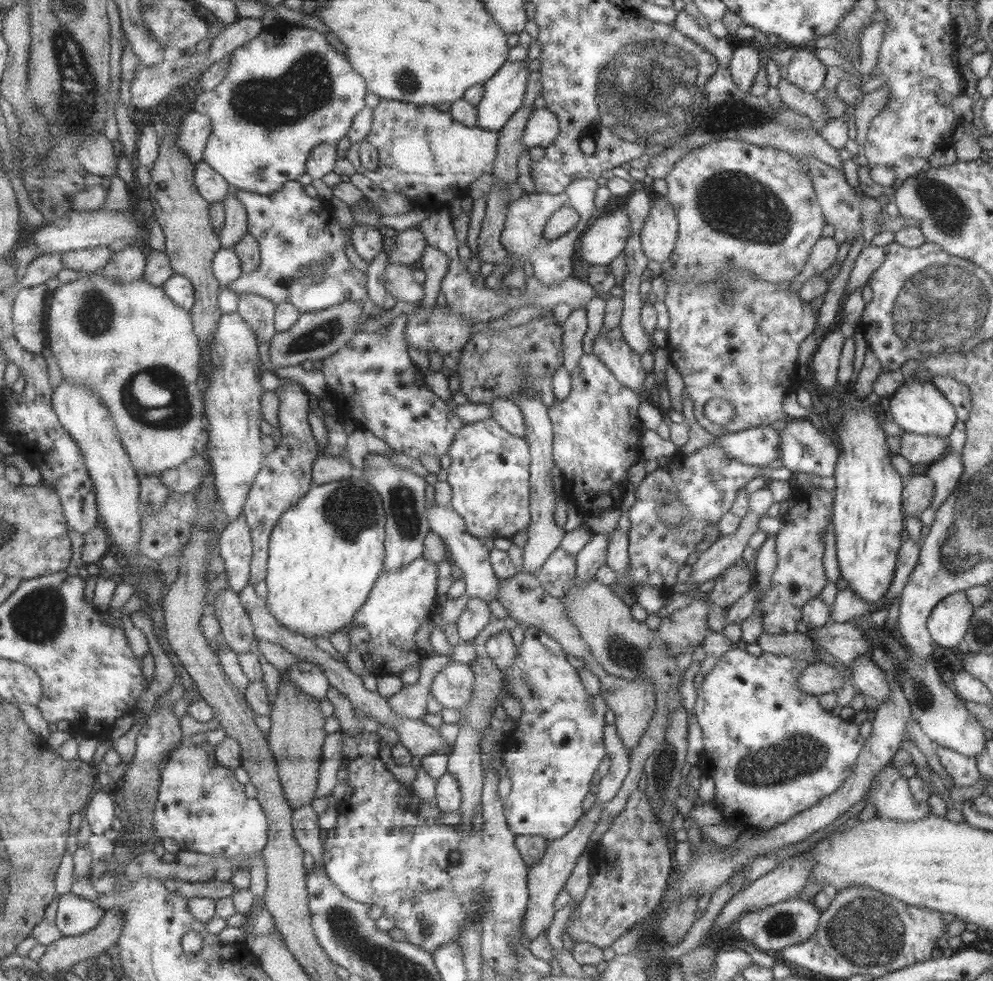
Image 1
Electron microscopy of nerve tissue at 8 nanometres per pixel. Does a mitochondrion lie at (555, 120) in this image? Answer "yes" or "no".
no

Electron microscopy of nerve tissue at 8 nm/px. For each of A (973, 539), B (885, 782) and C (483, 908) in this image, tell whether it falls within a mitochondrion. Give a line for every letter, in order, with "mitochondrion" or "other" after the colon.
A: mitochondrion
B: other
C: mitochondrion

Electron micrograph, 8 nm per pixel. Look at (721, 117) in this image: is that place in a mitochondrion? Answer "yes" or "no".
yes

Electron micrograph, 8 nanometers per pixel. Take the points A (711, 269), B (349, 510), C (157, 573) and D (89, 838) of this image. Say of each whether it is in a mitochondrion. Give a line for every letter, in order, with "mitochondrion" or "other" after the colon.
A: mitochondrion
B: mitochondrion
C: other
D: other

